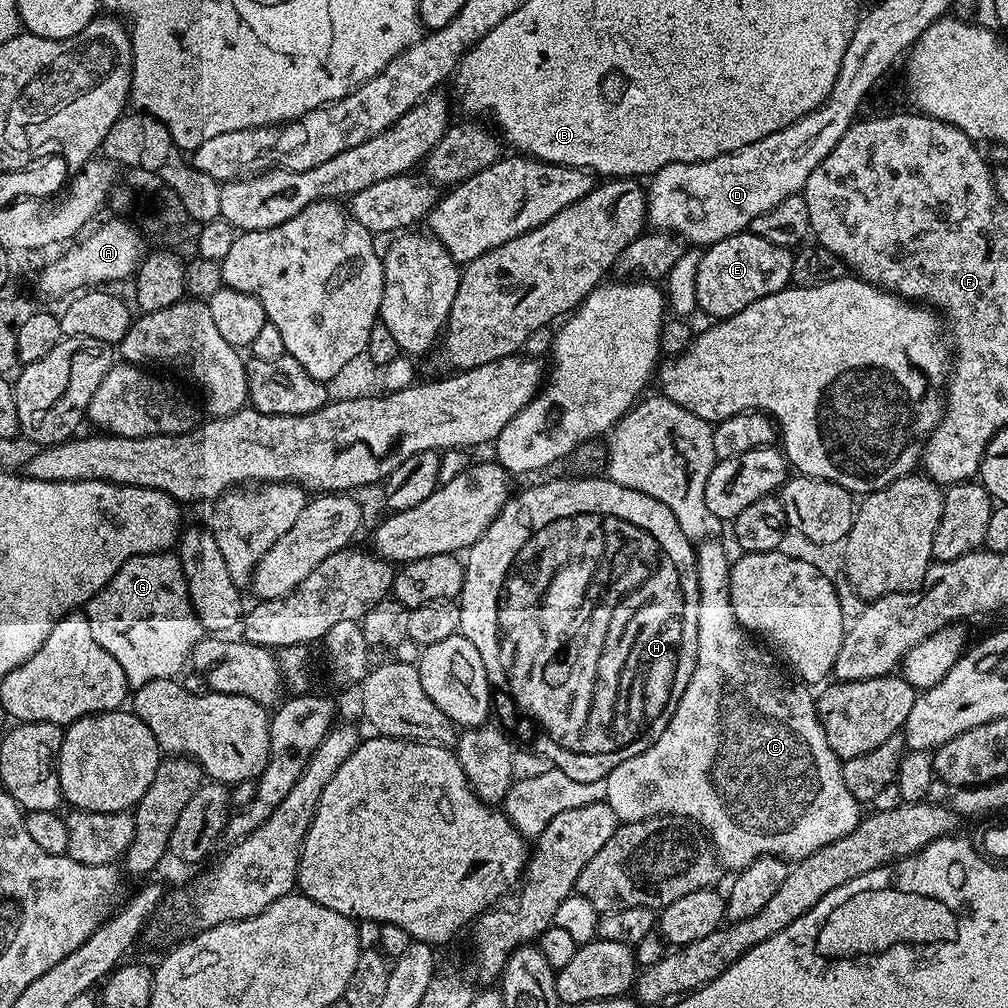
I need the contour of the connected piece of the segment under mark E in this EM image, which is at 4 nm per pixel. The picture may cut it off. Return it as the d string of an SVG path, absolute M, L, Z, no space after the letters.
M747 230L722 238L701 251L697 274L697 304L713 321L727 320L763 296L781 292L792 284L793 253Z

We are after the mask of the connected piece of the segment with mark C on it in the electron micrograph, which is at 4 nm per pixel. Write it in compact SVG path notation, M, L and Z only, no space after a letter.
M719 539L705 540L696 548L696 573L700 586L700 601L698 602L698 630L694 633L694 643L698 646L698 658L694 666L694 674L670 718L666 722L666 730L658 734L656 741L645 752L634 758L626 758L606 777L606 803L614 810L620 821L645 820L651 816L685 816L687 820L694 820L704 829L712 847L718 853L718 859L725 869L739 870L754 862L759 856L778 856L789 862L804 860L814 850L850 834L854 826L862 819L861 805L846 790L846 782L842 782L841 759L830 750L830 742L826 742L826 734L820 725L820 715L816 712L816 700L811 696L809 685L803 682L791 684L770 661L764 657L765 649L738 622L734 614L734 606L730 602L728 593L728 569L730 556L724 553Z

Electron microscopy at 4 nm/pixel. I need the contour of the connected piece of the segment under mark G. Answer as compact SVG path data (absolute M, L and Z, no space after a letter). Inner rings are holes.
M171 551L127 560L108 585L88 601L86 615L98 646L106 654L114 654L132 690L151 680L179 677L194 646L205 635L204 627L192 612L179 555Z

